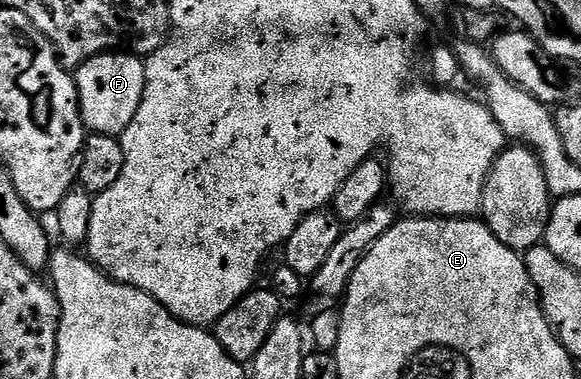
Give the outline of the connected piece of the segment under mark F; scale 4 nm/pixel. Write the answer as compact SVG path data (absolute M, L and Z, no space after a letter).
M124 50L103 52L75 69L74 79L80 99L80 116L89 133L119 137L126 126L134 122L134 114L138 114L146 82L144 60L139 55Z

